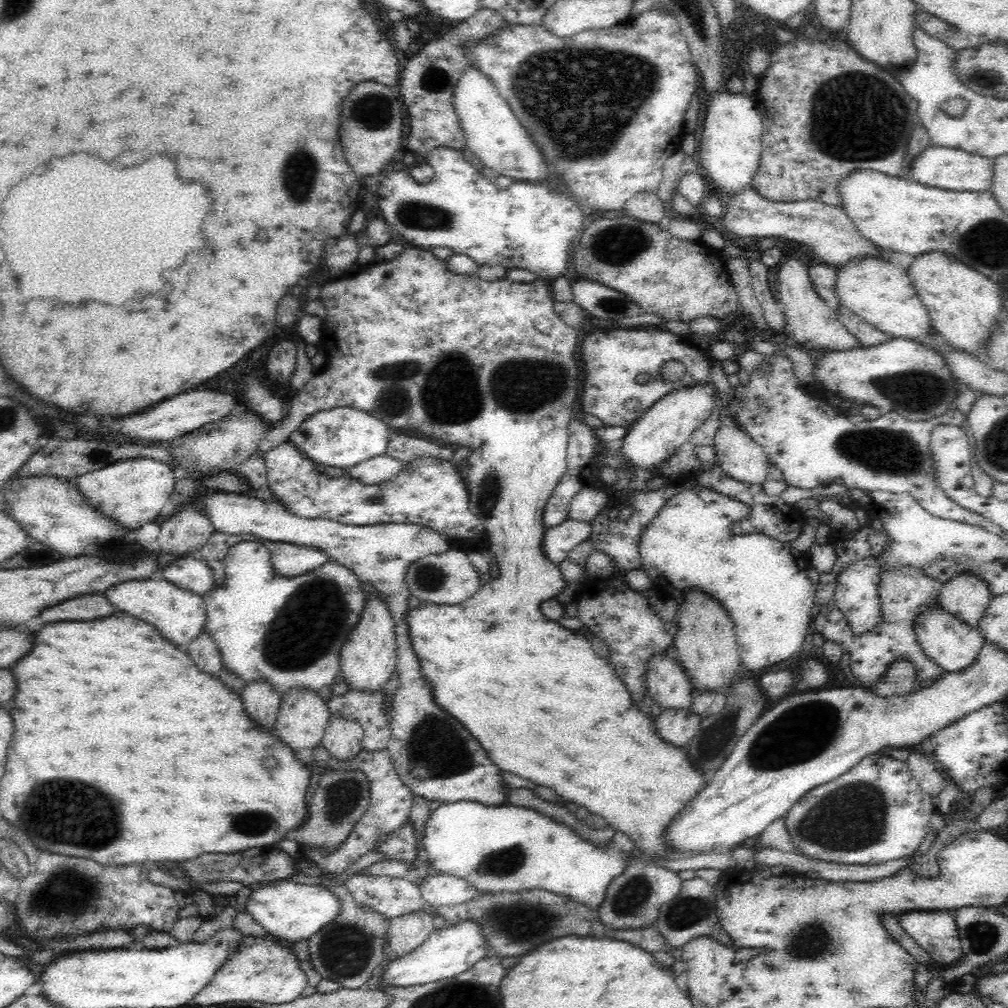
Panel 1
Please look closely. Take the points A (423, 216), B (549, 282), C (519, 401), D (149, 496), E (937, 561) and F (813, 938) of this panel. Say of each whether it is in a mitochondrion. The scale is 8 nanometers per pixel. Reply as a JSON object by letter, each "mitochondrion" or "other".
{"A":"mitochondrion","B":"other","C":"mitochondrion","D":"other","E":"mitochondrion","F":"mitochondrion"}

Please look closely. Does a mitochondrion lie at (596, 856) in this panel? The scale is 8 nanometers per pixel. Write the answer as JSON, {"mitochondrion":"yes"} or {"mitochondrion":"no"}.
{"mitochondrion":"no"}

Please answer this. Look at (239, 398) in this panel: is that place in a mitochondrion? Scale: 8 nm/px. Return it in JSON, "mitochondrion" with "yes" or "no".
{"mitochondrion":"no"}

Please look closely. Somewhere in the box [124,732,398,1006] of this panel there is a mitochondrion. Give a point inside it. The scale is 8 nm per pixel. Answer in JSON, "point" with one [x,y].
{"point":[346,952]}

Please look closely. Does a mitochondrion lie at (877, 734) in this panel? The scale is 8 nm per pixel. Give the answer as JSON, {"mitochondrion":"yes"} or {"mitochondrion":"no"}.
{"mitochondrion":"no"}

